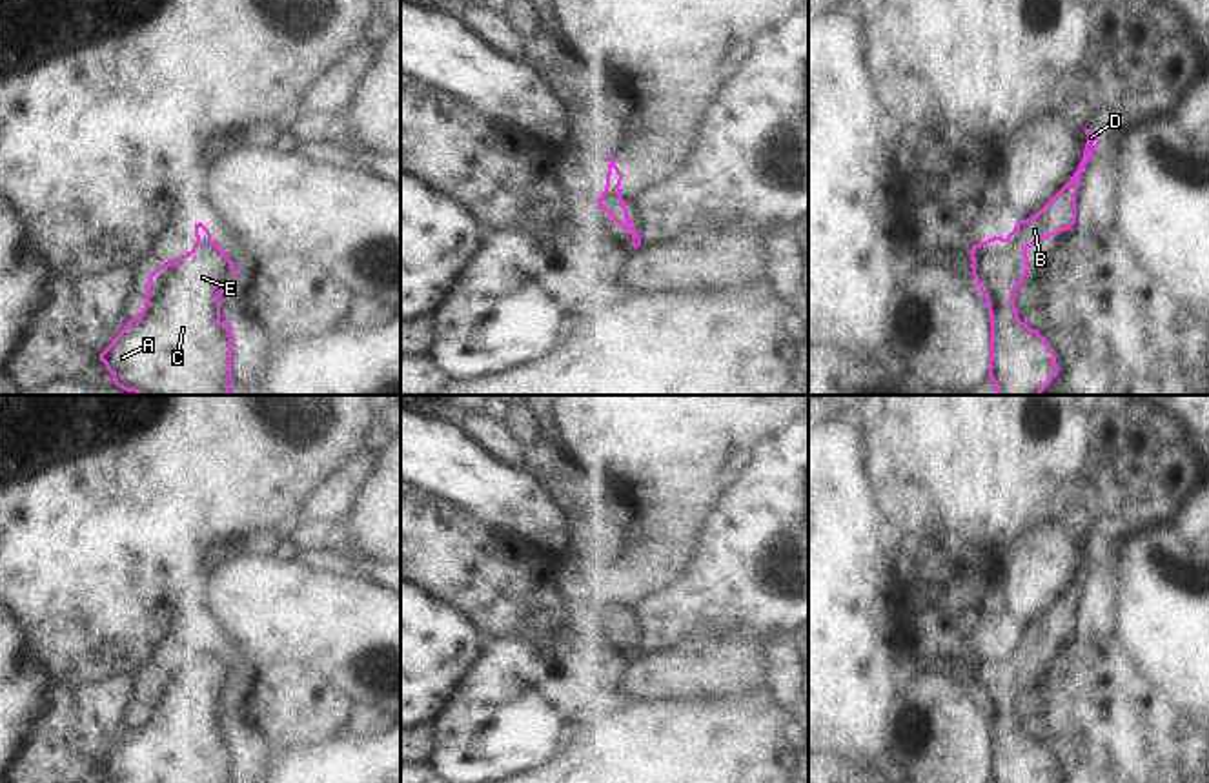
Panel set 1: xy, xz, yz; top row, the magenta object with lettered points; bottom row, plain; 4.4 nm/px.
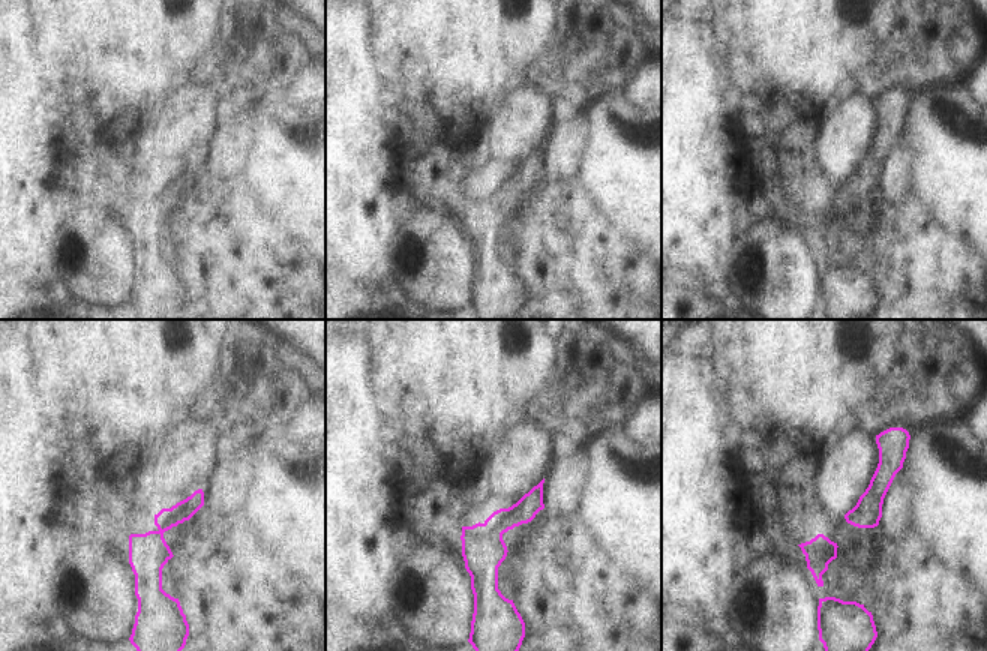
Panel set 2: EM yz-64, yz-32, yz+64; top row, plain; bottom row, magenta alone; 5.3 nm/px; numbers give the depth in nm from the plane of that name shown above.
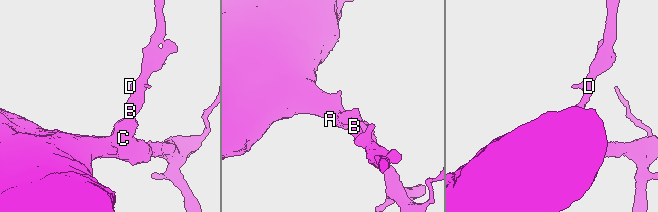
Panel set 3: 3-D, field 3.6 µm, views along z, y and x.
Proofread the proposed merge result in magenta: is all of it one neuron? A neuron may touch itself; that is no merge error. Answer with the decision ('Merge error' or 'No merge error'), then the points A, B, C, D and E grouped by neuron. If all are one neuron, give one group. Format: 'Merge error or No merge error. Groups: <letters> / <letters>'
No merge error. Groups: A B C D E.

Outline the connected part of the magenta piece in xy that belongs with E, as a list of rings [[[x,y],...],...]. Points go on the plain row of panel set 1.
[[[195,632],[197,652],[180,666],[158,674],[149,681],[146,710],[115,748],[100,761],[111,783],[231,783],[233,734],[220,728],[218,705],[237,692],[237,677],[226,659],[211,648],[209,637]]]

